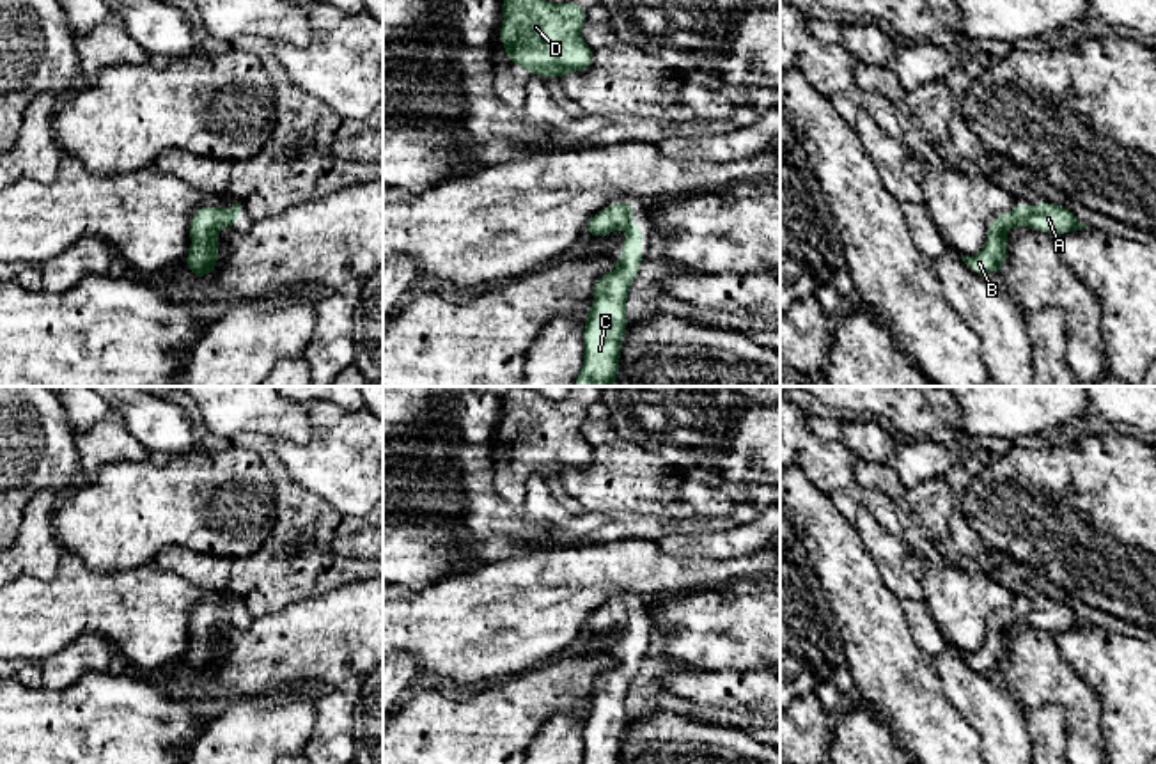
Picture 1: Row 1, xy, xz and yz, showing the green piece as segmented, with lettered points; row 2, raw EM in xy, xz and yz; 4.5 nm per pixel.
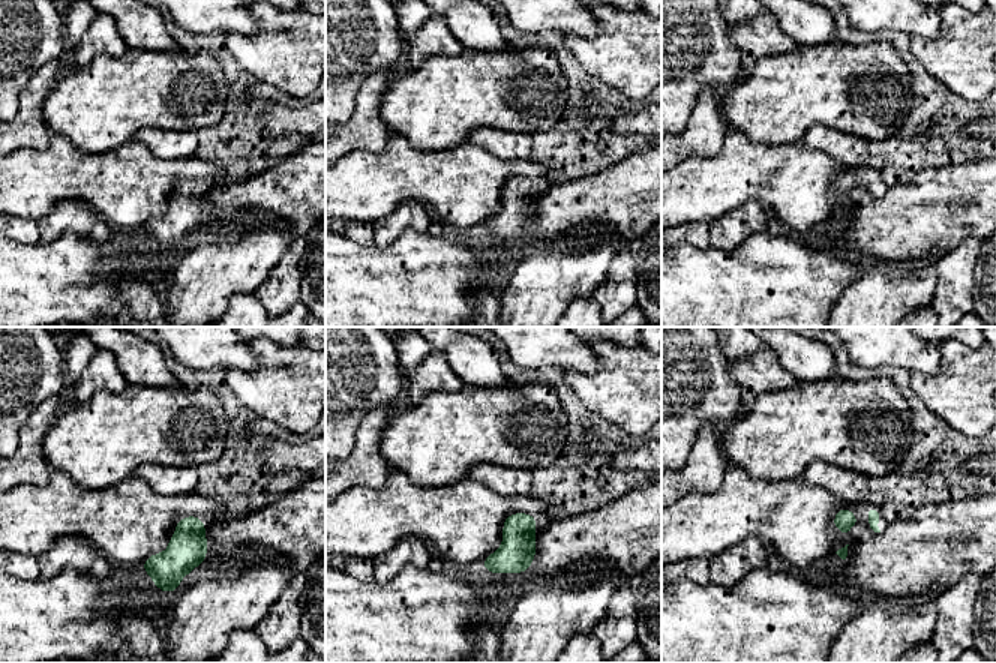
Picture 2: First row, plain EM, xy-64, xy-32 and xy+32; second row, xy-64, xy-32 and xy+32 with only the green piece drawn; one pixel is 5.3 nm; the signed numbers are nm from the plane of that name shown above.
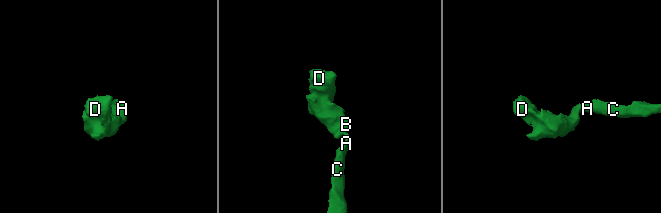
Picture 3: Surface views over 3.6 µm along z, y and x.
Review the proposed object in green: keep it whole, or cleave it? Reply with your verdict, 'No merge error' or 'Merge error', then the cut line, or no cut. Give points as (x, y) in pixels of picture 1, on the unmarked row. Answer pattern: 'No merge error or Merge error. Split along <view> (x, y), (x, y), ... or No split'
No merge error. No split

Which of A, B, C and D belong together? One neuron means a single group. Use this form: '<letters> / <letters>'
A B C D

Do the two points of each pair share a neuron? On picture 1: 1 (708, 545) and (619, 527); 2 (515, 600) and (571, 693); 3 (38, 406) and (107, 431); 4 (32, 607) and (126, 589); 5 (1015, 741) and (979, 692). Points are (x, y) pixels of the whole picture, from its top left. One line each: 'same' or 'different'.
1: different
2: different
3: different
4: same
5: same

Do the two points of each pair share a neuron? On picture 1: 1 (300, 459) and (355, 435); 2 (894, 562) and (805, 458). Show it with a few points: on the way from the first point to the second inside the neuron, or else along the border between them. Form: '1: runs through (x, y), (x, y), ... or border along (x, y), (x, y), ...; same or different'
1: runs through (314, 459), (330, 459), (341, 449); same
2: border along (860, 506), (892, 534); different

